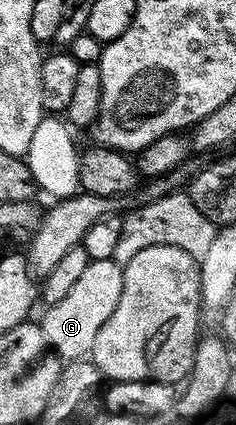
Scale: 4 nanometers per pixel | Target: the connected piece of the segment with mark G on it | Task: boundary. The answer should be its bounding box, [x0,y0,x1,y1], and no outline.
[39,259,124,361]

